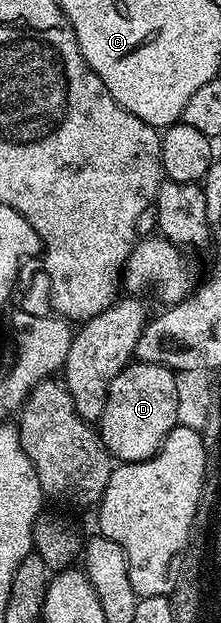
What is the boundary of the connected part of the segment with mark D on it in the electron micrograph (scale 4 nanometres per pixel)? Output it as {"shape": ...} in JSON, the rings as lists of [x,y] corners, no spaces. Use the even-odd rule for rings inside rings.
{"shape":[[[130,362],[108,383],[106,410],[98,421],[100,441],[117,461],[134,464],[149,460],[177,427],[179,405],[177,373],[161,364]]]}

